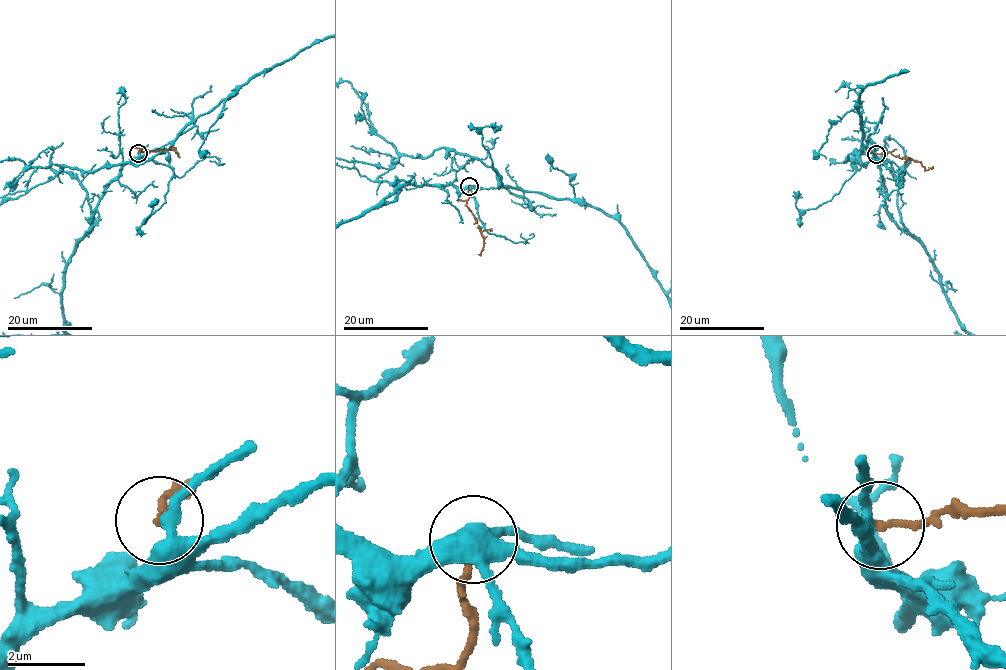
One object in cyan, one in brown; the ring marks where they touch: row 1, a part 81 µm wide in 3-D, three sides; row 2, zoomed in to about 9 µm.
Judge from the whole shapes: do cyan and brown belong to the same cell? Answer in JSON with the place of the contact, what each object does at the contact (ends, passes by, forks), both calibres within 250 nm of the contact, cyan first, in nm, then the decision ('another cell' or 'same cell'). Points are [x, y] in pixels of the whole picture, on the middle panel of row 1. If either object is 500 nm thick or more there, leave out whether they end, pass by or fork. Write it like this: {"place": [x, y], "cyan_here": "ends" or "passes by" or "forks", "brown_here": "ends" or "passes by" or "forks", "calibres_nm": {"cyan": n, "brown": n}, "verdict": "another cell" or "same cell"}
{"place": [469, 186], "cyan_here": "passes by", "brown_here": "ends", "calibres_nm": {"cyan": 280, "brown": 170}, "verdict": "same cell"}

